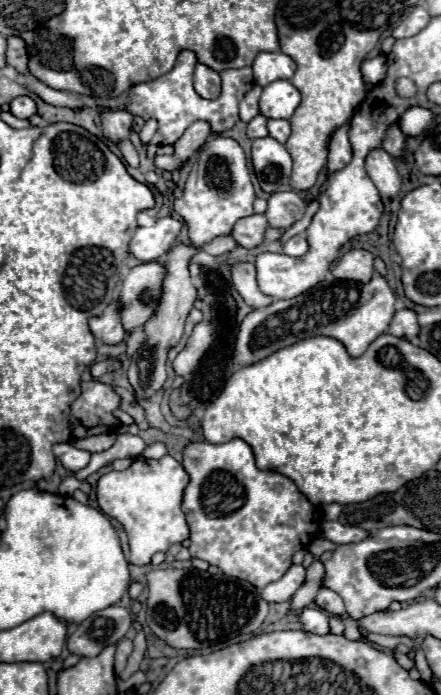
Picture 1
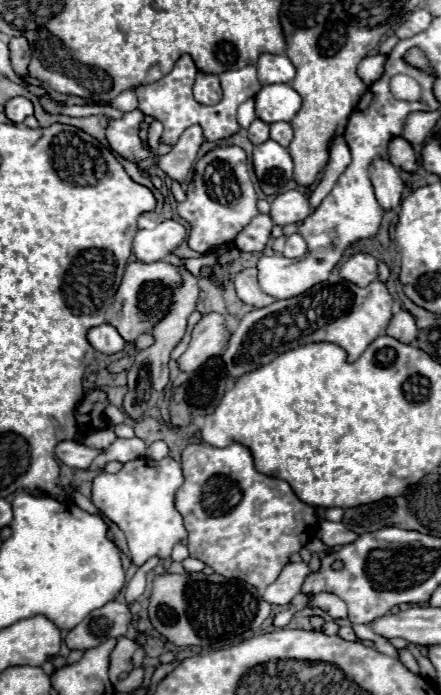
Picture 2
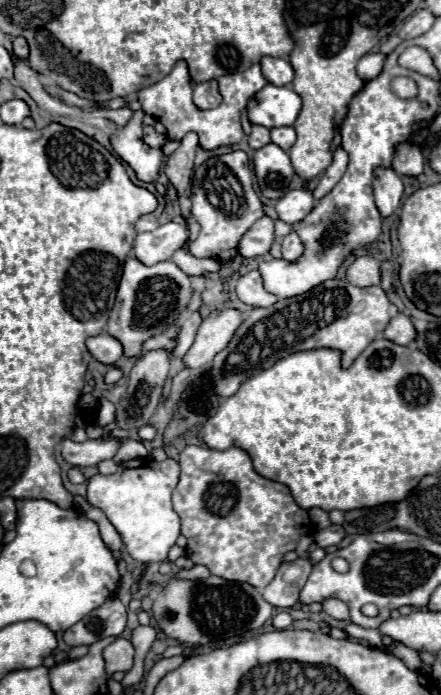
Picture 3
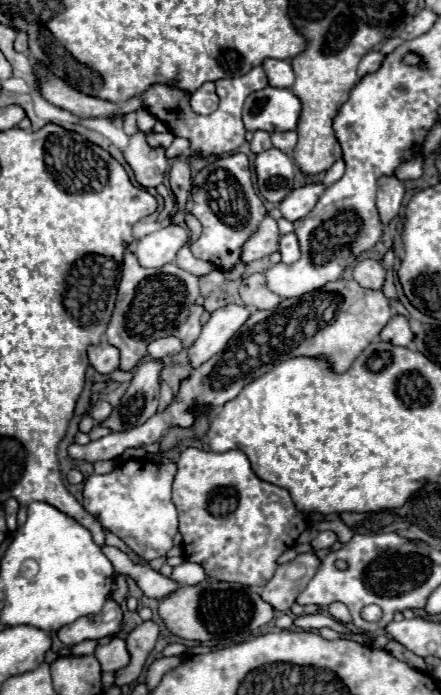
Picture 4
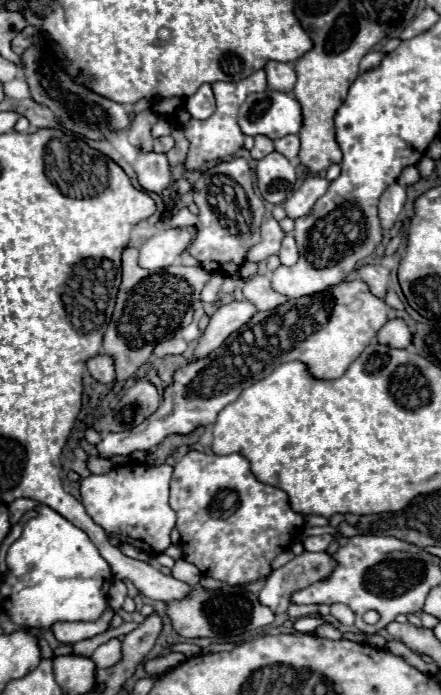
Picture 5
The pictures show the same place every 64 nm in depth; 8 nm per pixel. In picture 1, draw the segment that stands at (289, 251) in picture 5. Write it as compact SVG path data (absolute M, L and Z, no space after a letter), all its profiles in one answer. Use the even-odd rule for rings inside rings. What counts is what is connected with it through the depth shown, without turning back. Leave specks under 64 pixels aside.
M296 234L284 244L286 256L302 256L302 254L306 254L306 250L308 250L308 242L306 242L304 234Z

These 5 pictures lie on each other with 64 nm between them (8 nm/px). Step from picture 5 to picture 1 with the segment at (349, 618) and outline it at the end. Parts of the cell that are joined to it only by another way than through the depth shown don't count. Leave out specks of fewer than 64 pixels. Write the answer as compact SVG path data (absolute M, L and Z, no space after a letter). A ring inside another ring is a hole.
M320 588L318 596L316 596L316 606L322 608L324 612L332 614L332 616L344 616L346 614L342 598L336 592L328 590L328 588Z

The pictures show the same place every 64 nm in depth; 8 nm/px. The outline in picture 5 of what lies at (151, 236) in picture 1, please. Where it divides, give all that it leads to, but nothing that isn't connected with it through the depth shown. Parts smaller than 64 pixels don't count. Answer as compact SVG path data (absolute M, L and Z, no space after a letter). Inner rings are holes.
M168 228L158 232L140 246L140 266L146 270L164 270L174 266L190 244L192 234L186 228Z

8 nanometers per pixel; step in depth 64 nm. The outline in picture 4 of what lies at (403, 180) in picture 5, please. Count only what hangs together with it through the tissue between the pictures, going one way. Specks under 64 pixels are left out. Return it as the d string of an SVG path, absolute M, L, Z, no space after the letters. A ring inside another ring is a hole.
M416 156L416 160L400 164L396 170L396 178L406 182L406 180L418 180L422 176L422 156Z

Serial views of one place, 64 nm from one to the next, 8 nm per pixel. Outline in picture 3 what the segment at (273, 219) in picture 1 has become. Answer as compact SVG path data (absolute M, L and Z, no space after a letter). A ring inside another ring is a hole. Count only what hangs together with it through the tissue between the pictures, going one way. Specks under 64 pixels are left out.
M308 188L290 190L276 202L276 212L278 212L280 220L294 224L294 222L304 220L304 216L314 208L314 204L316 204L316 200L314 200L312 190L308 190Z

